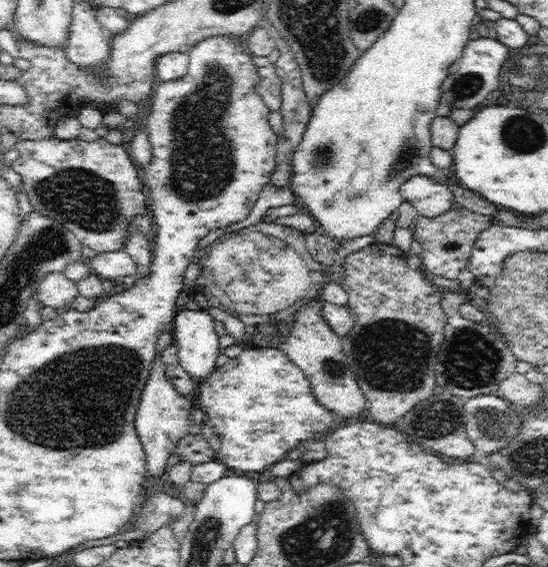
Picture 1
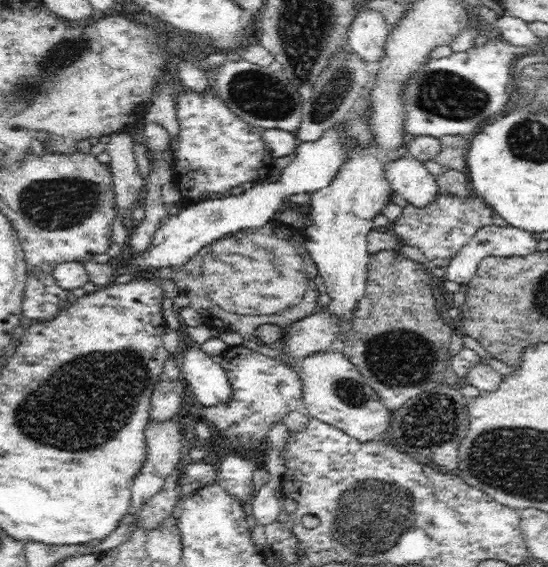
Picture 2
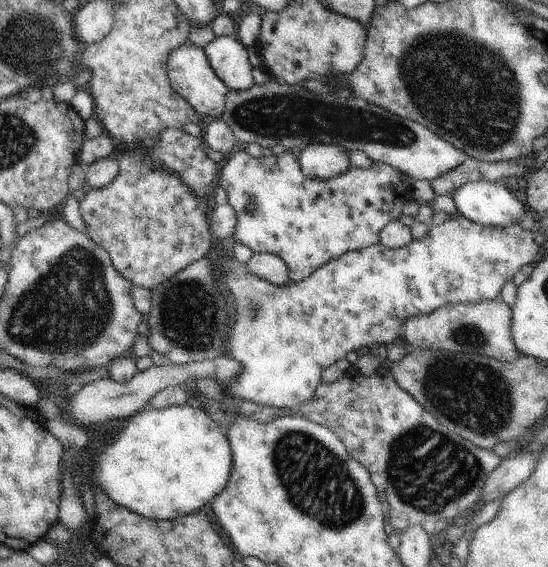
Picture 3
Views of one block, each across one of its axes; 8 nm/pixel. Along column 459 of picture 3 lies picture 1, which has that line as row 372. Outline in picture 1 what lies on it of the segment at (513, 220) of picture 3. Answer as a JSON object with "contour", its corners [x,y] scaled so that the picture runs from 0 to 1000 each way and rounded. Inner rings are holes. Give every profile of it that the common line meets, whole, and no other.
{"contour":[[[372,543],[325,547],[316,566],[318,605],[327,614],[325,635],[354,667],[383,663],[394,653],[394,631],[401,624],[401,593],[391,580],[392,563]]]}

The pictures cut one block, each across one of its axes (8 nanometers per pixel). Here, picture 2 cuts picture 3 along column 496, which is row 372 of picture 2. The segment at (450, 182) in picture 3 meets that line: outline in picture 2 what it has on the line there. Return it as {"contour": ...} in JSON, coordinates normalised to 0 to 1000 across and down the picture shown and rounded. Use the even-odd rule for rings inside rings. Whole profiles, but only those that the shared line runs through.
{"contour":[[[310,624],[276,695],[272,743],[310,743],[328,720],[339,683],[330,649],[325,649]]]}

